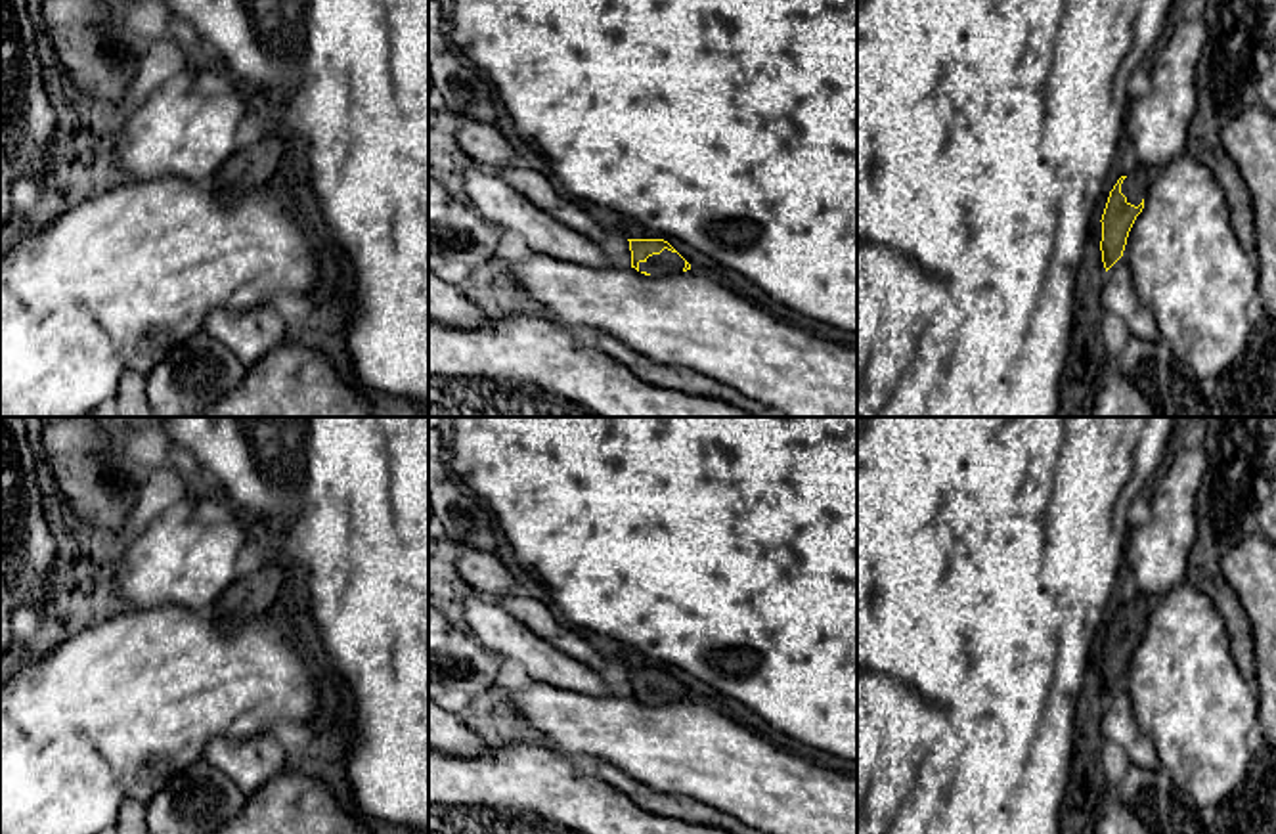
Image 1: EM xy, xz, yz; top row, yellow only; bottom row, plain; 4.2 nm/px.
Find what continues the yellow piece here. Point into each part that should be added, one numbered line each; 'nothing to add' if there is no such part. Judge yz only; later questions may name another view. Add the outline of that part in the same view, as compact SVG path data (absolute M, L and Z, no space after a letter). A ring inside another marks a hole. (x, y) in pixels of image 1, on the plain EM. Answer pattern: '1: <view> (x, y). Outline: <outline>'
1: yz (1133, 616). Outline: M1138 595L1131 604L1121 612L1121 622L1127 626L1127 631L1138 635L1146 626L1146 616L1150 612L1152 601L1144 595Z

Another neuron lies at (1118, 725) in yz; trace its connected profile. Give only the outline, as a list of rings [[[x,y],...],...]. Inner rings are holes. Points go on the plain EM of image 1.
[[[1125,685],[1108,698],[1098,731],[1106,746],[1117,746],[1129,763],[1148,771],[1161,771],[1154,744],[1136,727],[1131,694]]]

